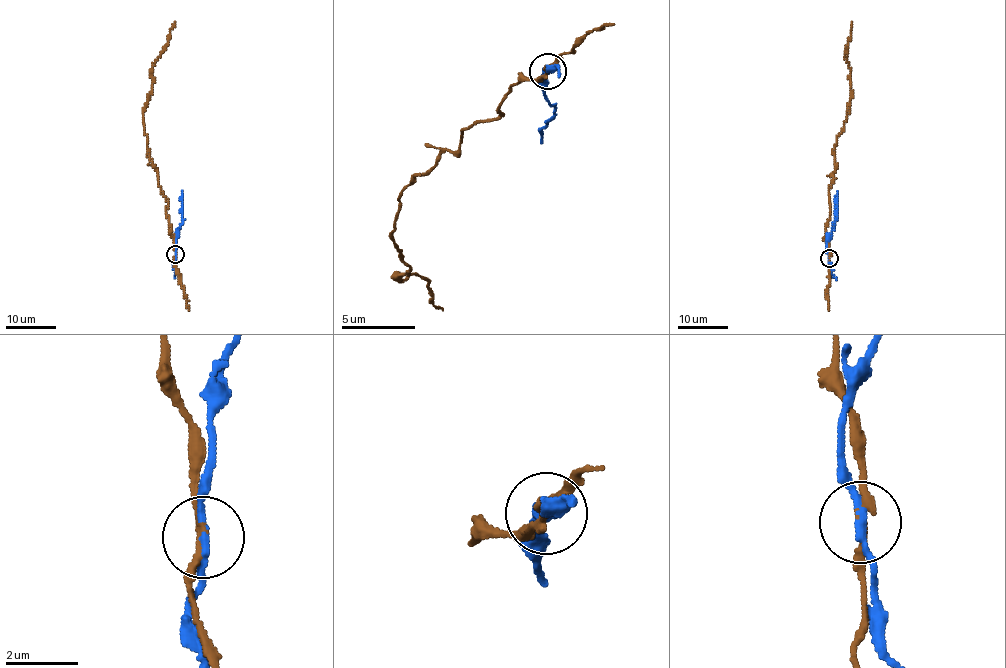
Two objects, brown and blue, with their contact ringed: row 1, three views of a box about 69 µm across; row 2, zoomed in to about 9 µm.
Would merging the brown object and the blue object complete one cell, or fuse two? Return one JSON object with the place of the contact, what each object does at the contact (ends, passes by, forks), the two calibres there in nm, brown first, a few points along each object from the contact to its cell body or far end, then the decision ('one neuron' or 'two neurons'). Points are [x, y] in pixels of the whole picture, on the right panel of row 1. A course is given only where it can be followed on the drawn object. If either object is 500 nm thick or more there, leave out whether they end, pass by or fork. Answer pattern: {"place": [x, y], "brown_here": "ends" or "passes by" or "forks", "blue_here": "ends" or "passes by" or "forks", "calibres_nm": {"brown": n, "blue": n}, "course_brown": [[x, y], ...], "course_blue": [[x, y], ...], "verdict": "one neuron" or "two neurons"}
{"place": [829, 258], "brown_here": "passes by", "blue_here": "passes by", "calibres_nm": {"brown": 190, "blue": 180}, "course_brown": [[829, 257], [826, 224], [836, 166], [834, 147], [844, 126], [851, 95], [846, 48], [852, 22]], "course_blue": [[829, 257], [827, 236], [836, 222], [838, 192]], "verdict": "two neurons"}

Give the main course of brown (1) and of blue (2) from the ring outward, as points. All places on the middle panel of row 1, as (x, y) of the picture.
1: (546, 72), (397, 199), (391, 240), (411, 266), (398, 282), (426, 278), (443, 312)
2: (546, 72), (540, 80), (555, 112), (539, 132), (541, 142)

